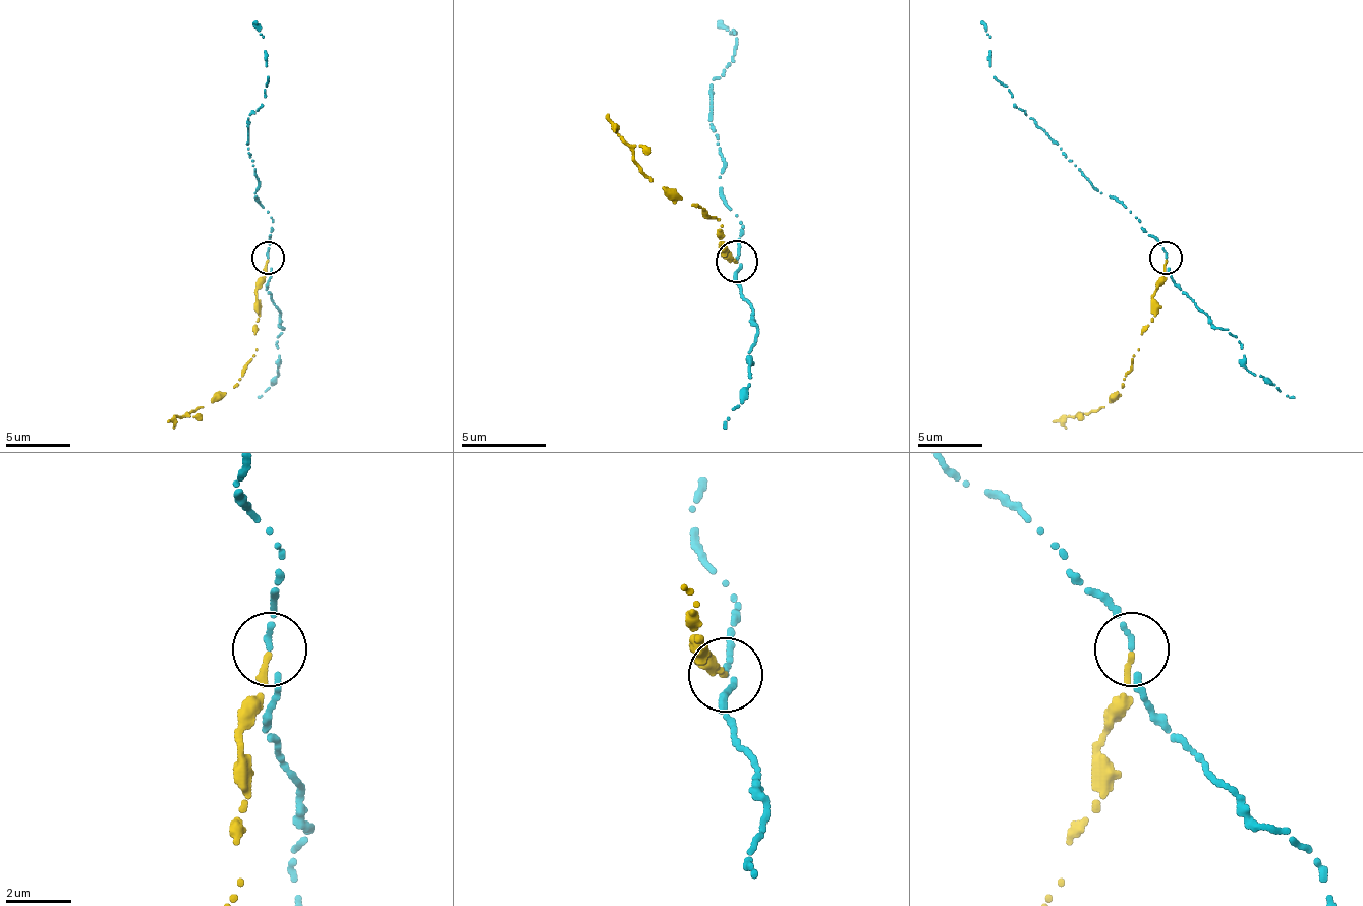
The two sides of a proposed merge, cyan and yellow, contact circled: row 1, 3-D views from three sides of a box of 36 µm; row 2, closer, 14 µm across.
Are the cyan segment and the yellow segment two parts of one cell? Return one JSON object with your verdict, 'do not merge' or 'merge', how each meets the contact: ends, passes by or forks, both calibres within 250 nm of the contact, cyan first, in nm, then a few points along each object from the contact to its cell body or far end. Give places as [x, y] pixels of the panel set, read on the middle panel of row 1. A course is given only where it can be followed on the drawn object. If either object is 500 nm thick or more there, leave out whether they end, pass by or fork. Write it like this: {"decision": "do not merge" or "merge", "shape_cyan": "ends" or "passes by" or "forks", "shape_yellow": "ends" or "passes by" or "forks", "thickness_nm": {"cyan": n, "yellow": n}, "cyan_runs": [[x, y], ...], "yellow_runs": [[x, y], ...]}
{"decision": "do not merge", "shape_cyan": "passes by", "shape_yellow": "ends", "thickness_nm": {"cyan": 140, "yellow": 180}, "cyan_runs": [[735, 261], [744, 227], [719, 192], [723, 163], [710, 125], [710, 83], [731, 62], [735, 37], [719, 19]], "yellow_runs": [[735, 261], [719, 239], [723, 227], [642, 172], [609, 113]]}

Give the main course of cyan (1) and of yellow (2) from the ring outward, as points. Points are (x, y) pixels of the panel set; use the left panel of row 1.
1: (267, 259), (274, 220), (253, 196), (247, 149), (247, 119), (267, 76), (264, 35), (253, 21)
2: (267, 259), (253, 327), (258, 349), (234, 388), (195, 411), (170, 420)

